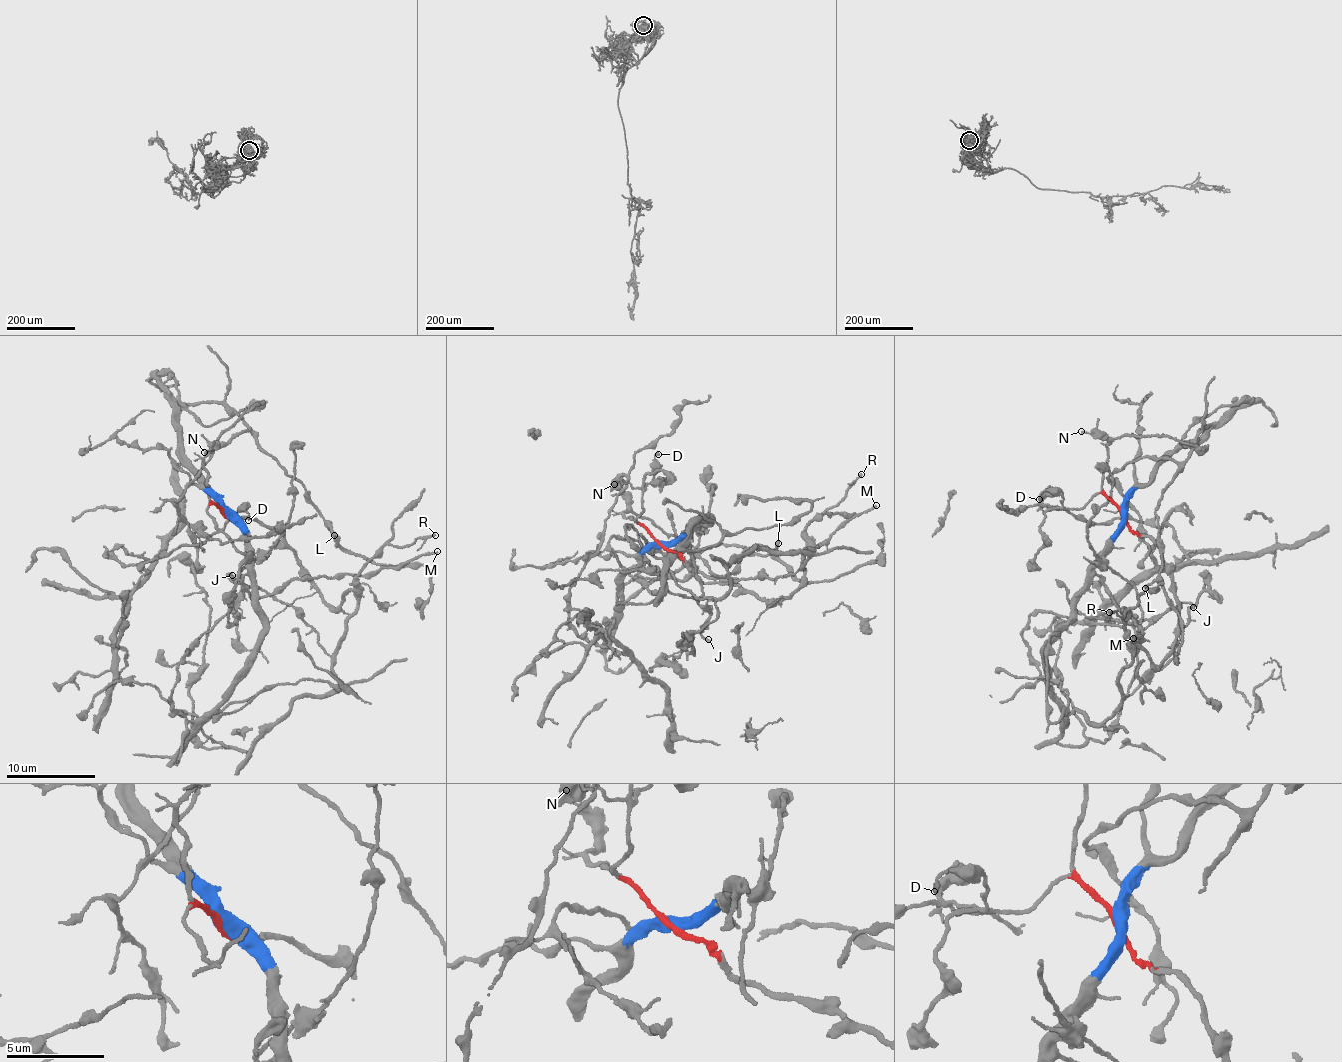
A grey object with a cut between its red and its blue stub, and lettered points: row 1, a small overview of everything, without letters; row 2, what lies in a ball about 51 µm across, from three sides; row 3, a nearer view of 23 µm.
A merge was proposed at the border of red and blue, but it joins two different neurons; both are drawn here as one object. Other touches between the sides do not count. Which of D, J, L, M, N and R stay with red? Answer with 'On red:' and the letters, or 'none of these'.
On red: D, N, R

